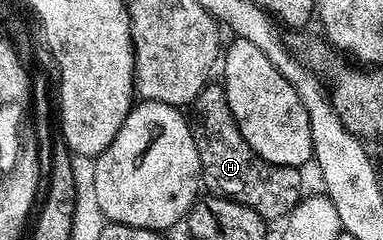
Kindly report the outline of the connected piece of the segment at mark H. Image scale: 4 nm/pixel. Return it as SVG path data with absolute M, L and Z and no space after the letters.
M207 83L196 95L192 106L190 129L196 139L196 151L202 164L202 185L211 194L231 197L233 201L252 207L268 223L281 222L291 213L304 196L301 168L293 165L268 163L240 135L240 127L228 107L226 90L221 84Z

